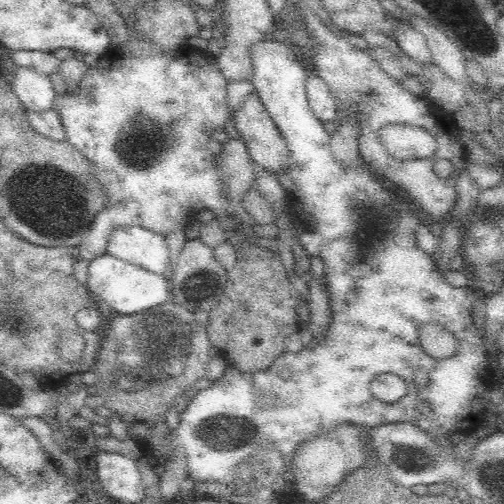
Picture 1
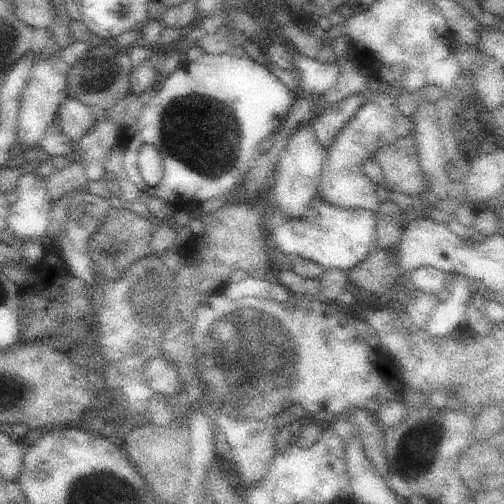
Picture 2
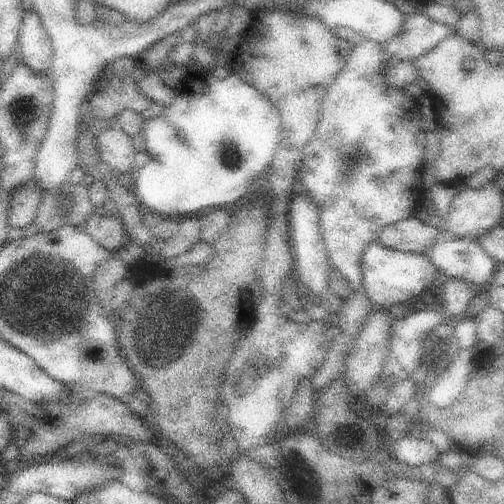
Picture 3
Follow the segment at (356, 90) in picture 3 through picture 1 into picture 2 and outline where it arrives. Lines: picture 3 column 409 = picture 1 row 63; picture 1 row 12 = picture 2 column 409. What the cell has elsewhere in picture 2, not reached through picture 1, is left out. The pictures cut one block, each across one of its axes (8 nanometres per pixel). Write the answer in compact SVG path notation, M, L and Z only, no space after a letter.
M391 88L389 94L365 94L367 102L361 106L359 114L355 114L353 120L347 122L347 126L335 136L333 144L327 148L327 164L323 170L323 178L319 184L317 196L321 196L329 204L341 204L351 208L363 208L369 212L377 212L381 202L375 194L377 184L373 184L365 172L363 162L367 158L373 158L373 154L385 144L391 146L399 142L401 138L407 138L415 126L413 120L403 116L397 108L395 98L399 96L395 88Z

